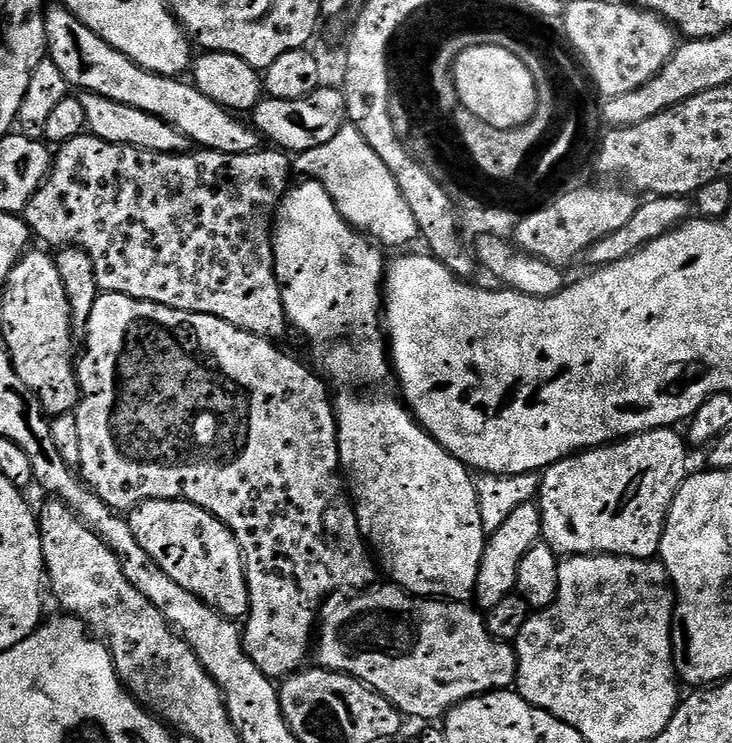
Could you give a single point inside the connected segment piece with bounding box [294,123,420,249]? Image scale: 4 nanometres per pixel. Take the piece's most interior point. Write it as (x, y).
(359, 183)

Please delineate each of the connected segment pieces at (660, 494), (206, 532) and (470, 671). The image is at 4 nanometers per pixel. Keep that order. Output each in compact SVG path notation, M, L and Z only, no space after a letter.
M652 428L636 436L625 436L598 448L590 448L559 460L543 469L540 476L540 535L543 543L555 550L557 557L629 556L650 560L659 553L672 499L690 475L689 445L672 428Z
M144 500L127 513L126 519L138 546L182 590L188 590L223 616L247 617L248 577L244 574L244 555L232 531L219 518L185 500Z
M384 582L379 586L369 587L361 591L353 600L340 600L344 598L329 598L325 600L318 613L318 639L314 644L314 656L317 656L319 667L326 668L330 672L345 672L347 676L354 677L362 683L373 688L378 694L382 694L405 717L417 716L424 722L436 722L441 719L456 704L468 700L471 696L482 696L486 692L498 692L508 690L516 683L516 650L511 643L495 640L488 629L485 613L479 607L468 602L453 602L443 598L417 598L411 592L405 592L397 588L391 582Z

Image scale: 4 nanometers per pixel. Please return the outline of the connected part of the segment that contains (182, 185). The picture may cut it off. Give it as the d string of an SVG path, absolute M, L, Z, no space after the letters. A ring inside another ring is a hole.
M85 134L78 138L70 138L70 142L59 145L55 149L54 159L52 162L52 170L48 173L48 177L44 179L44 185L38 189L30 198L30 202L22 213L22 219L28 225L29 233L33 237L36 236L40 240L45 240L49 244L47 247L52 250L63 250L66 248L81 248L86 254L90 254L90 262L94 262L94 278L96 279L96 287L100 292L113 292L114 294L126 294L135 300L149 300L152 304L161 304L167 308L174 310L182 310L183 312L197 312L198 314L210 314L214 318L222 318L226 322L230 322L230 326L241 328L243 332L249 332L255 336L271 338L273 341L280 342L284 336L284 328L286 329L286 317L284 314L284 303L282 302L282 294L280 293L280 283L276 281L276 263L274 262L274 254L272 253L272 230L276 219L276 210L280 207L280 200L284 197L284 193L290 187L288 181L288 168L290 172L290 160L283 151L268 150L272 152L264 152L265 150L257 150L250 154L222 154L221 152L210 152L207 150L189 150L187 152L151 152L150 150L142 150L134 146L126 146L125 144L115 144L114 142L106 142L102 138Z

